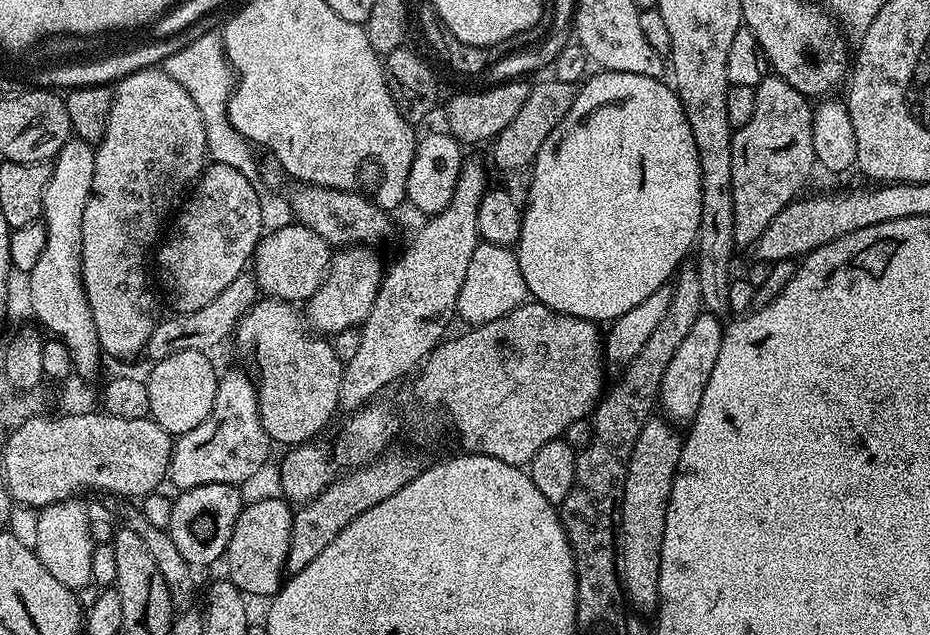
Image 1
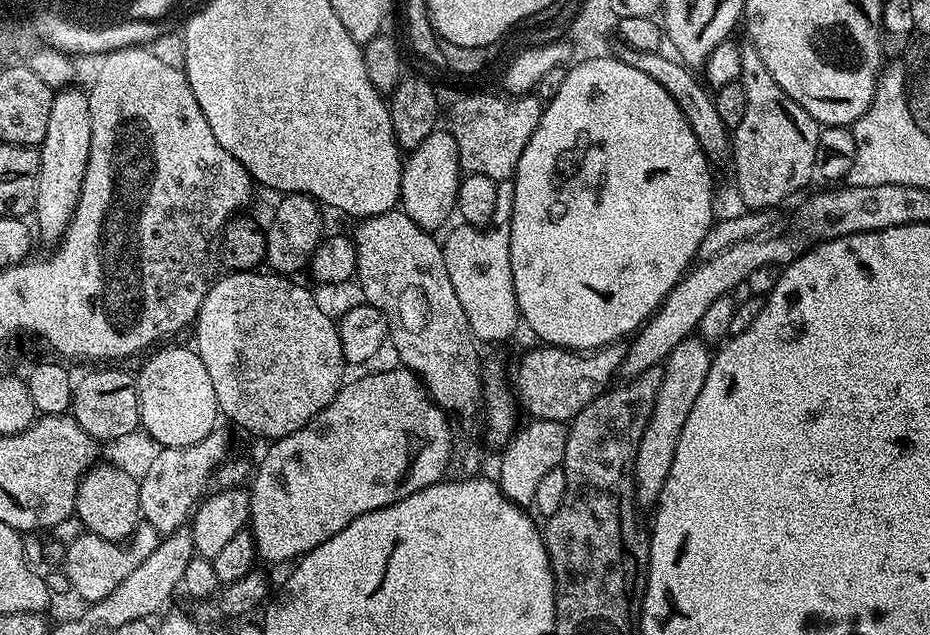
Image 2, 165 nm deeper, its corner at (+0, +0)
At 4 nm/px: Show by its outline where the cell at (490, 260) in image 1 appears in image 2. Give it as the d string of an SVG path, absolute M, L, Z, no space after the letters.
M514 179L510 180L502 180L499 181L496 185L496 189L498 190L498 206L494 206L494 218L489 224L484 225L483 228L476 228L473 224L465 224L463 222L457 223L457 228L453 230L452 233L449 234L448 237L443 237L442 240L442 247L444 250L444 261L446 262L446 274L450 274L450 282L454 286L454 294L458 294L458 302L462 302L462 310L466 314L466 322L470 322L470 330L472 331L472 335L476 337L477 341L483 342L484 340L488 344L500 344L503 340L508 340L511 338L512 335L516 332L516 327L521 327L522 321L520 319L520 311L518 310L518 298L514 294L514 274L510 270L510 218L512 217L512 203L514 202Z

